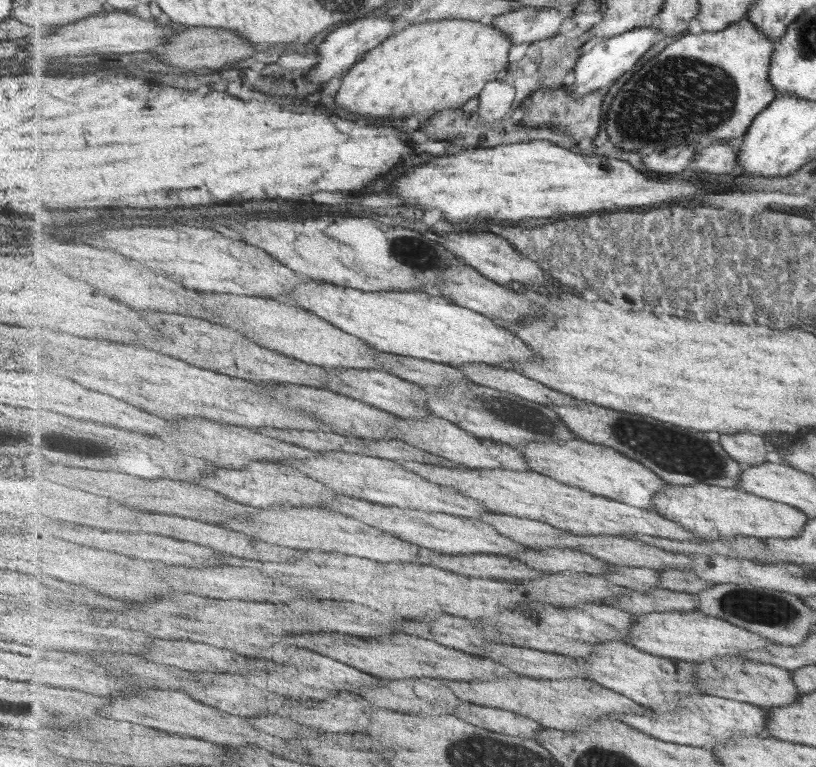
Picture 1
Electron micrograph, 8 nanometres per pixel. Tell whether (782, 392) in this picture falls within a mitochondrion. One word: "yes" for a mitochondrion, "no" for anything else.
no

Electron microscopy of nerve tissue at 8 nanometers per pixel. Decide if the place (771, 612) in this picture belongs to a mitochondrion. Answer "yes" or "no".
yes

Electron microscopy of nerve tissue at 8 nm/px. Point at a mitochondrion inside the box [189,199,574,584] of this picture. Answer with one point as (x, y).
(408, 250)

